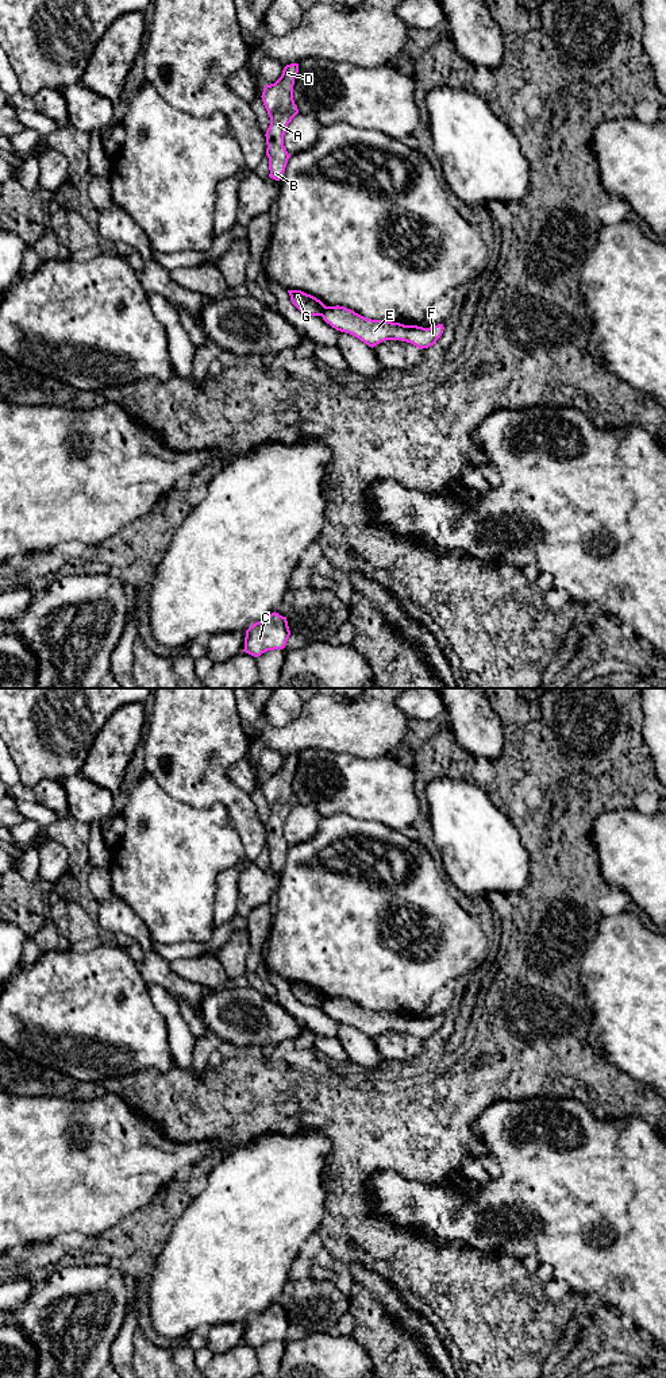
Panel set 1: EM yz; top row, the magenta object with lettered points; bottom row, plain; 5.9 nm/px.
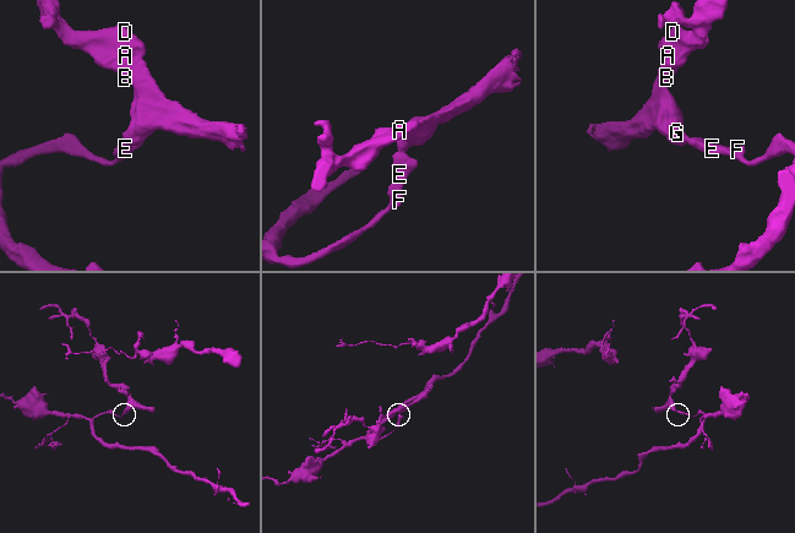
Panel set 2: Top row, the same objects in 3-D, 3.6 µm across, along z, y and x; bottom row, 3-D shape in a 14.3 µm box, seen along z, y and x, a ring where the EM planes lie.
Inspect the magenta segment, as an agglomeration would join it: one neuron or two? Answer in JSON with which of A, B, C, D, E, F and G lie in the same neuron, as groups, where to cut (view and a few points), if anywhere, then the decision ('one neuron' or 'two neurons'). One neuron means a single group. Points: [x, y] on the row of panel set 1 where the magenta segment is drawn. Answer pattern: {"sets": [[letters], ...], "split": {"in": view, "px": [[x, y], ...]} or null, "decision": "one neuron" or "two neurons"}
{"sets": [["A", "B", "D", "G"], ["C", "E", "F"]], "split": {"in": "yz", "px": [[326, 307], [320, 315]]}, "decision": "two neurons"}

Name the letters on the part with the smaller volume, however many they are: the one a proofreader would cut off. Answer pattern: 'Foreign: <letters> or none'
Foreign: A, B, D, G

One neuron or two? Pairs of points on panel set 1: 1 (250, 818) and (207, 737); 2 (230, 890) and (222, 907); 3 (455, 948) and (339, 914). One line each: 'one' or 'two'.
1: one
2: one
3: one

